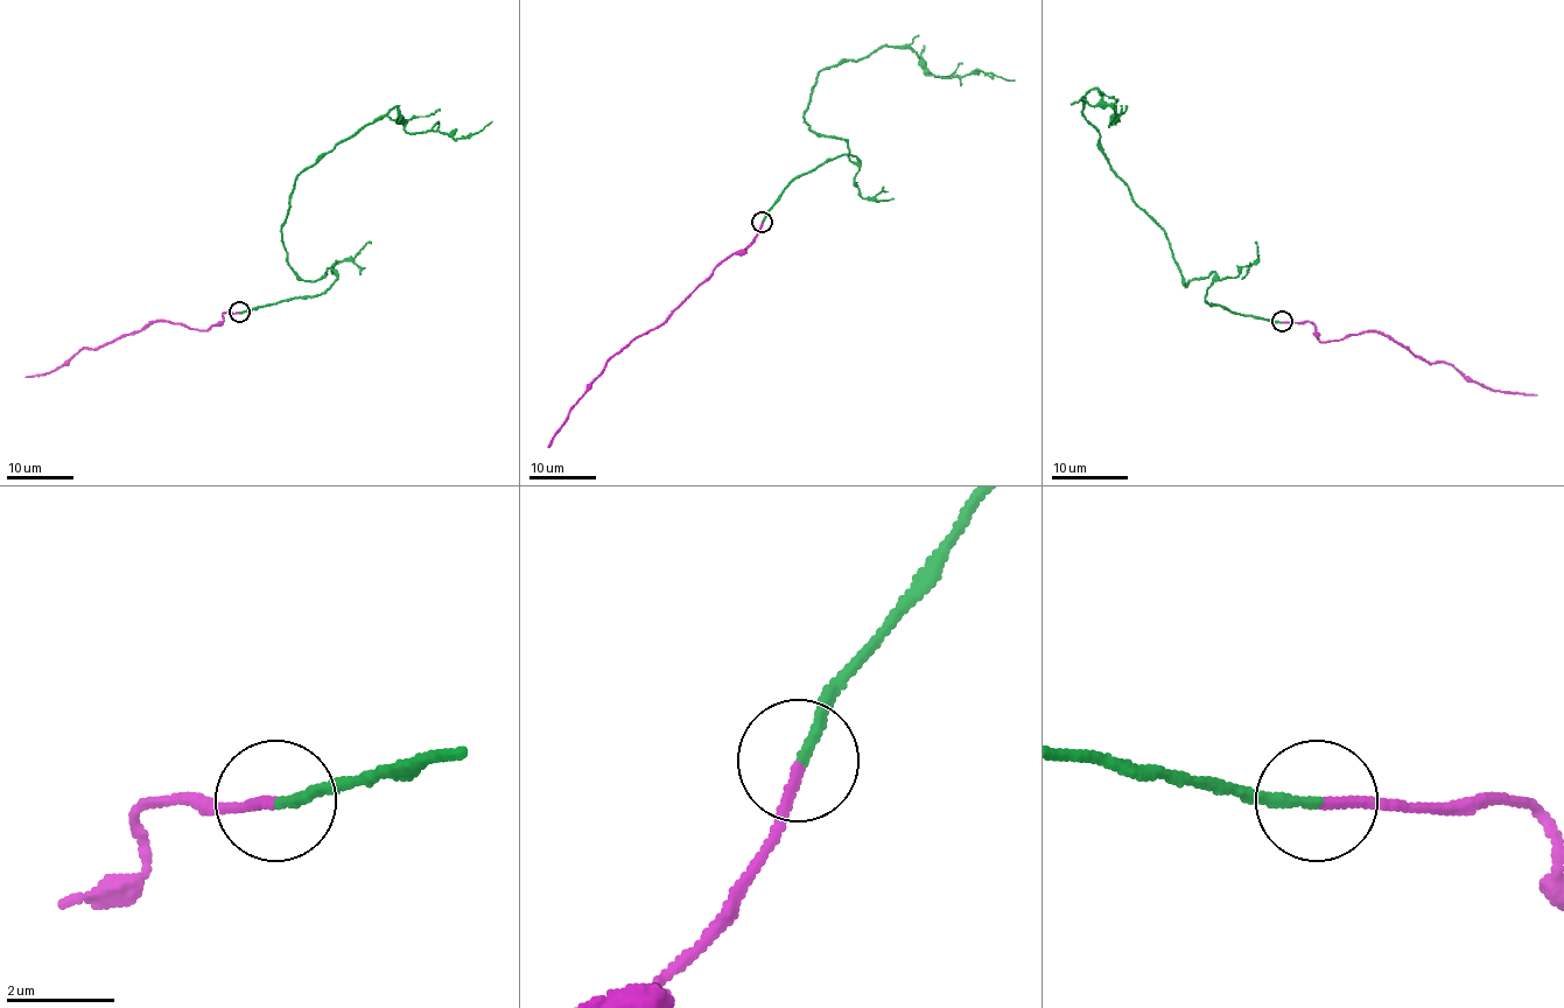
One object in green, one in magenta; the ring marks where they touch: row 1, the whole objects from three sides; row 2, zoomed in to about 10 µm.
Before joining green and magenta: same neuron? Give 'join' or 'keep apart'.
join

